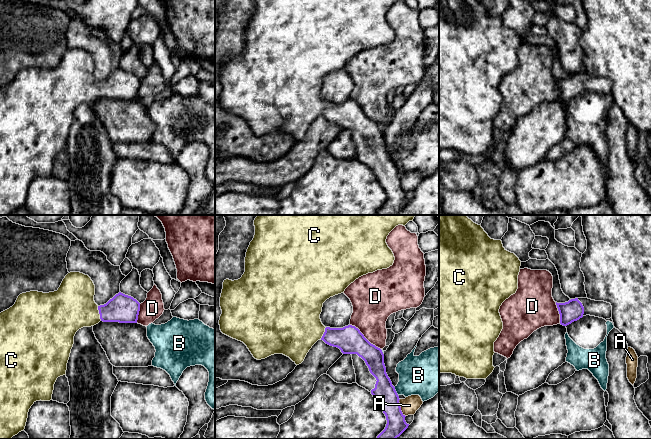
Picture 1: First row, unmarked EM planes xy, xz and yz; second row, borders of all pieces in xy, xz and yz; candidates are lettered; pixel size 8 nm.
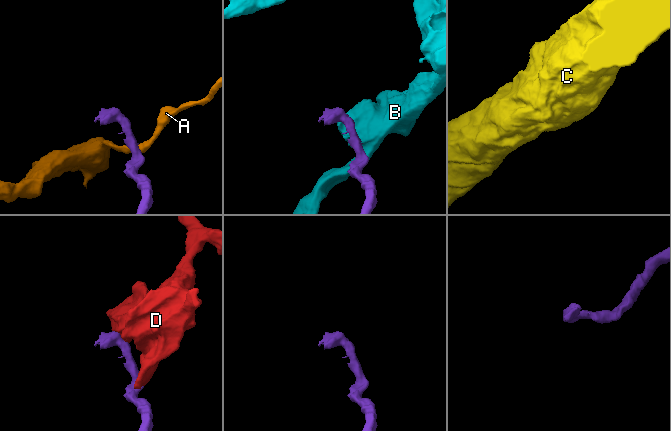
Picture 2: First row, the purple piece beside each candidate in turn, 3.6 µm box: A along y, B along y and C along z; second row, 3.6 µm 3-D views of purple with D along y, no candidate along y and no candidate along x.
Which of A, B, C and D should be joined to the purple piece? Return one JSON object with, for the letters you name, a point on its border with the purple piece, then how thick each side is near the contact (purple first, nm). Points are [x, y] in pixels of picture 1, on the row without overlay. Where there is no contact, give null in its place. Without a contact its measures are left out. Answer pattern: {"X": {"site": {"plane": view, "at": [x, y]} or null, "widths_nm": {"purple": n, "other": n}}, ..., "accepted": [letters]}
{"C": {"site": {"plane": "xy", "at": [99, 89]}, "widths_nm": {"purple": 220, "other": 360}}, "accepted": ["C"]}

